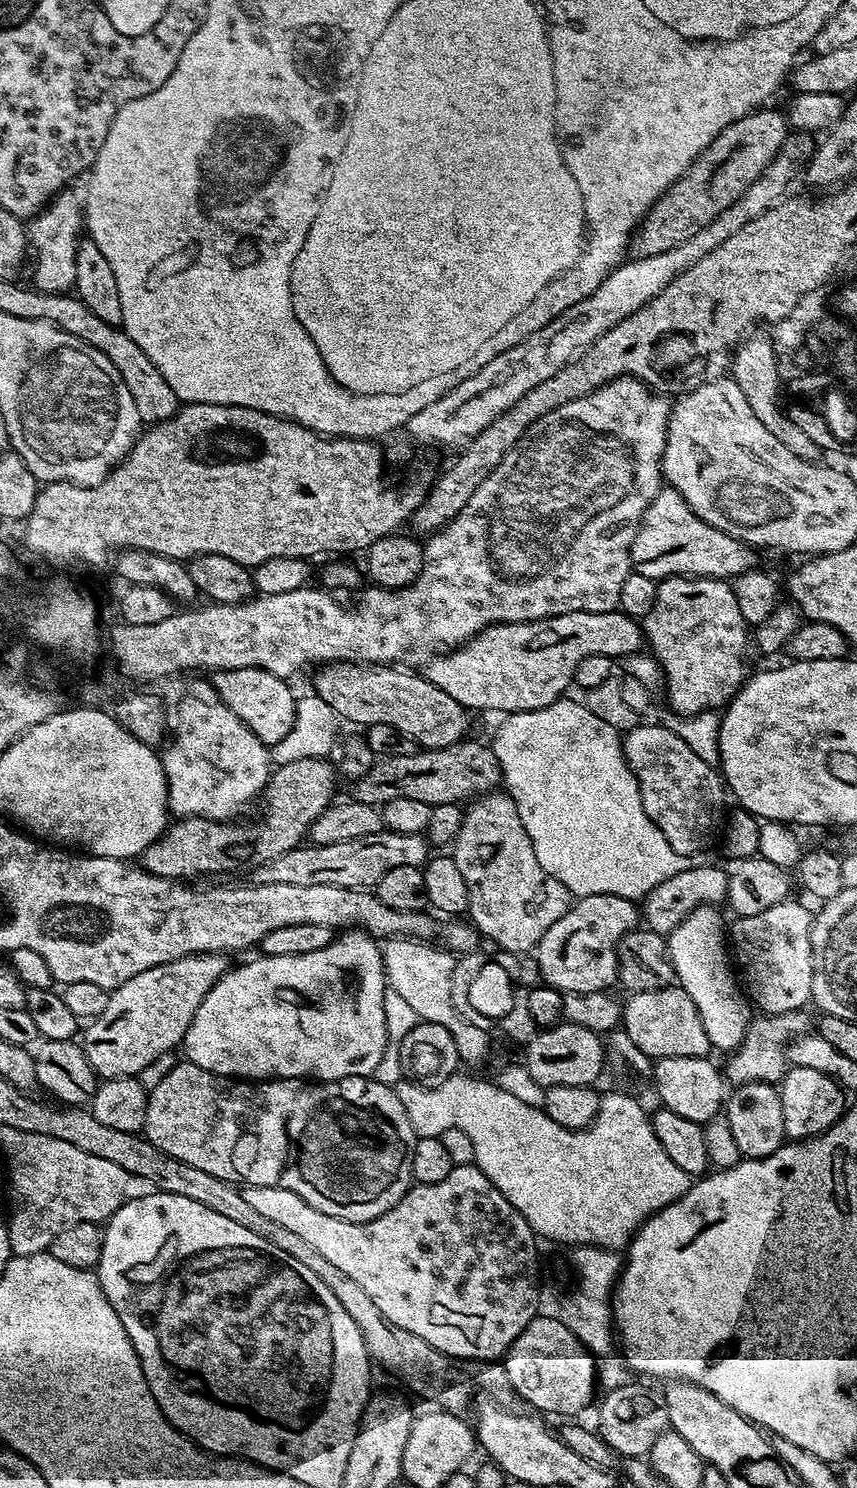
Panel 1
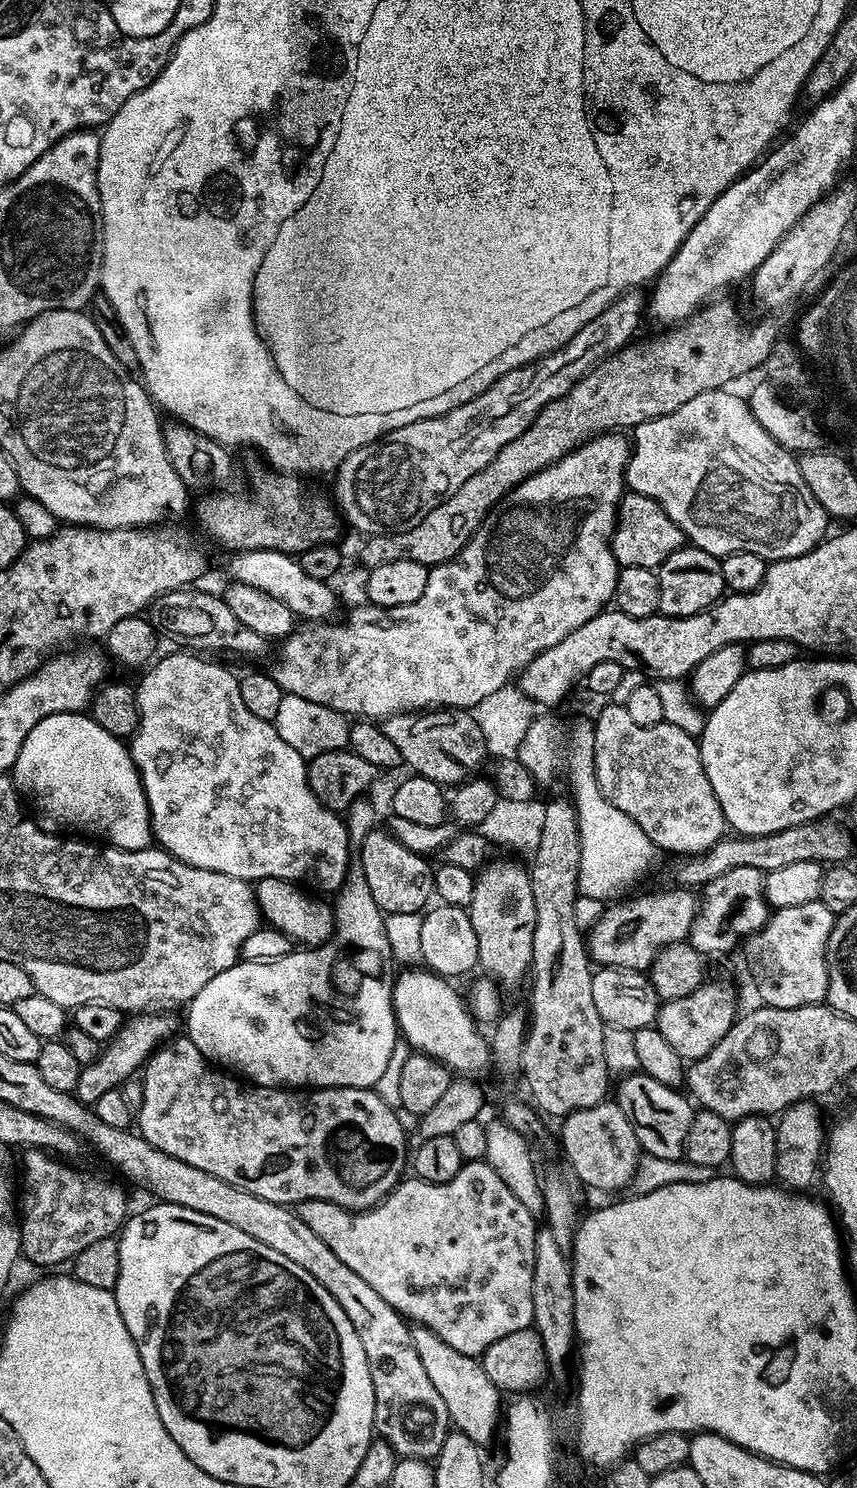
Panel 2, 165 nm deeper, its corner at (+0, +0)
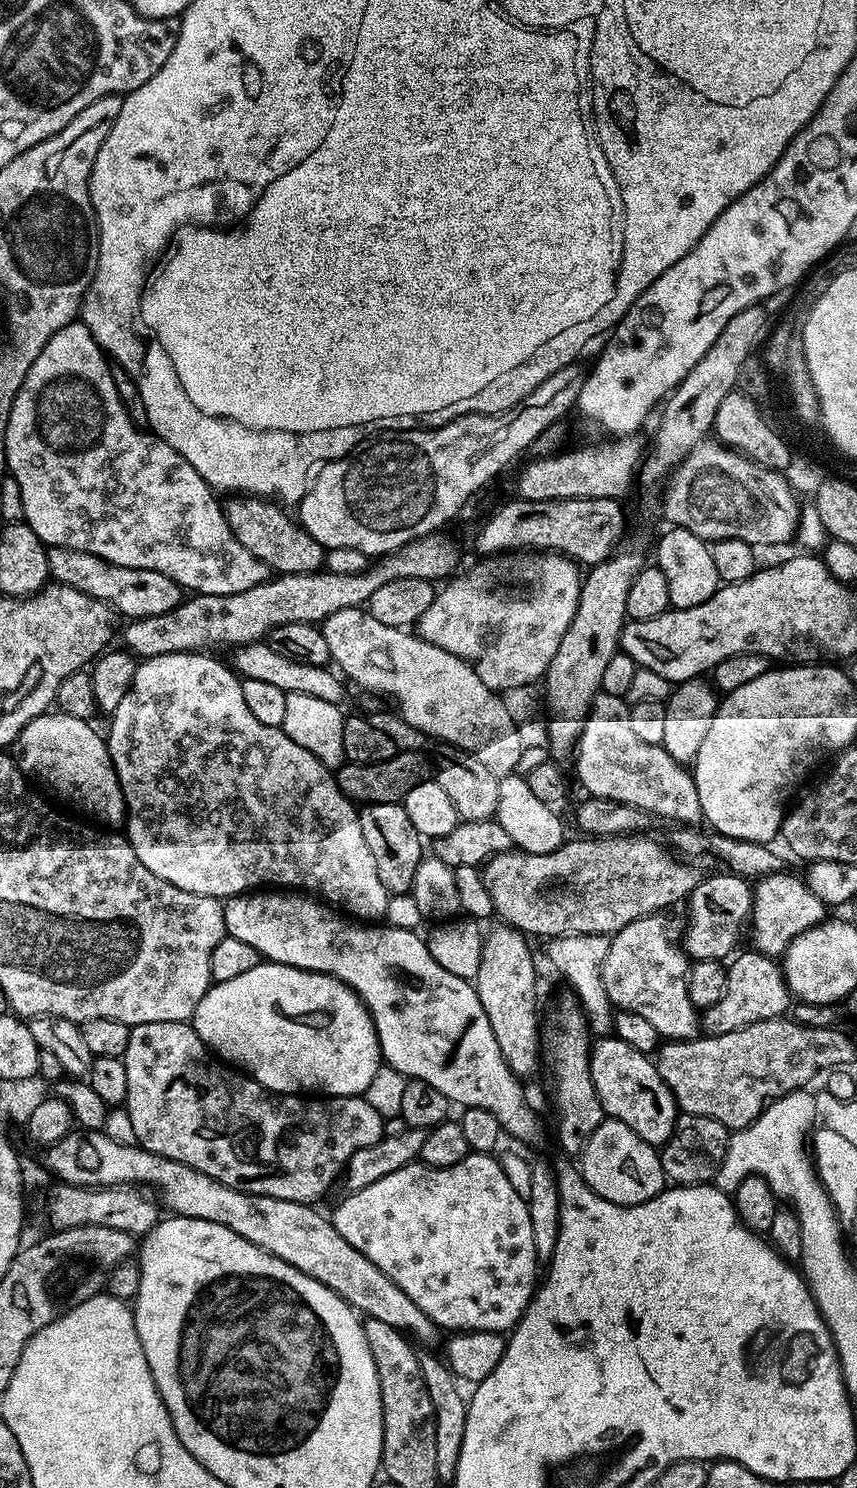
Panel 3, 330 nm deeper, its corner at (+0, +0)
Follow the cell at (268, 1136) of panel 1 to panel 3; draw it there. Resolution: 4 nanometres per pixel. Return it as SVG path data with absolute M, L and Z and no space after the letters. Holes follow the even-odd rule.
M182 1020L178 1022L146 1022L135 1025L130 1034L130 1046L126 1046L126 1054L122 1059L126 1068L126 1090L128 1091L126 1107L130 1114L130 1126L134 1126L136 1144L145 1148L147 1152L153 1152L162 1158L170 1158L174 1162L182 1162L226 1186L237 1188L243 1192L253 1192L259 1196L269 1196L270 1198L282 1198L299 1204L312 1204L319 1196L324 1196L331 1190L335 1180L337 1183L341 1179L344 1169L348 1166L348 1159L354 1154L354 1150L362 1150L362 1146L374 1146L374 1142L378 1142L386 1135L385 1117L380 1116L378 1110L374 1110L374 1106L370 1106L370 1102L364 1100L363 1095L321 1095L319 1098L309 1098L304 1094L271 1092L269 1088L262 1087L252 1076L213 1058L209 1049L205 1048L202 1038L198 1038L191 1023Z

